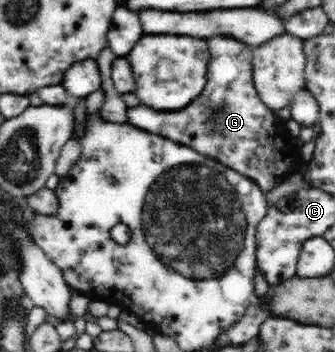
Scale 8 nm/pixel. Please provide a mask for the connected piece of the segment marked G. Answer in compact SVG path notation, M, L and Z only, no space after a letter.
M219 35L209 38L207 44L211 50L207 86L191 106L177 112L157 112L140 104L124 109L124 116L129 126L191 146L199 154L246 175L267 194L279 180L299 171L299 146L295 147L293 138L280 128L278 114L259 98L252 79L253 47Z

